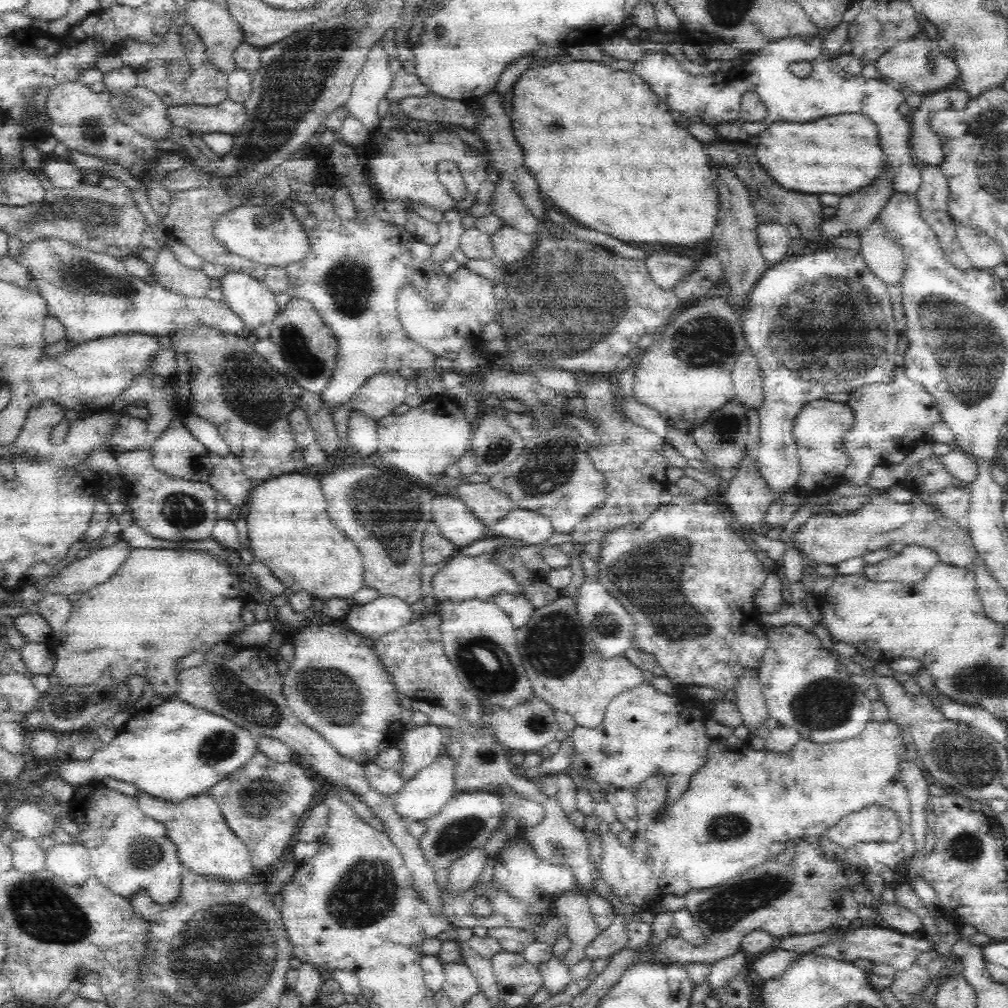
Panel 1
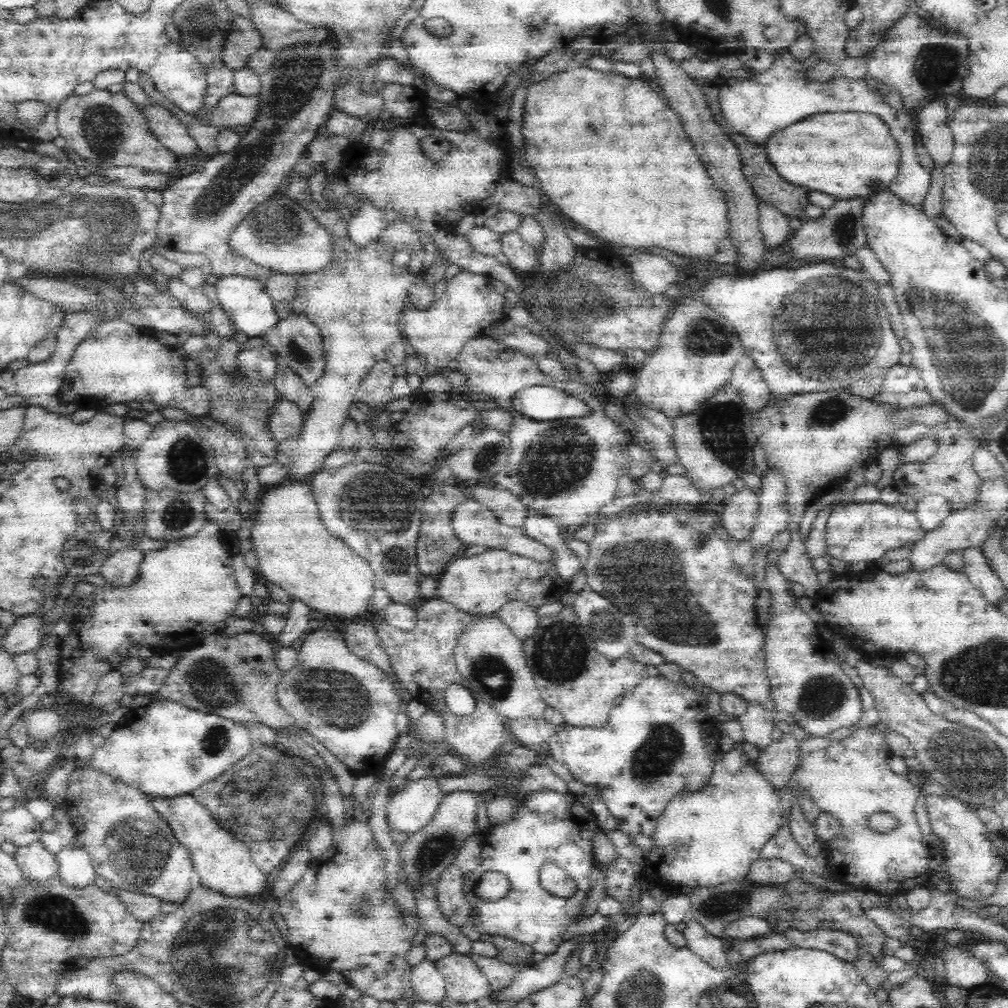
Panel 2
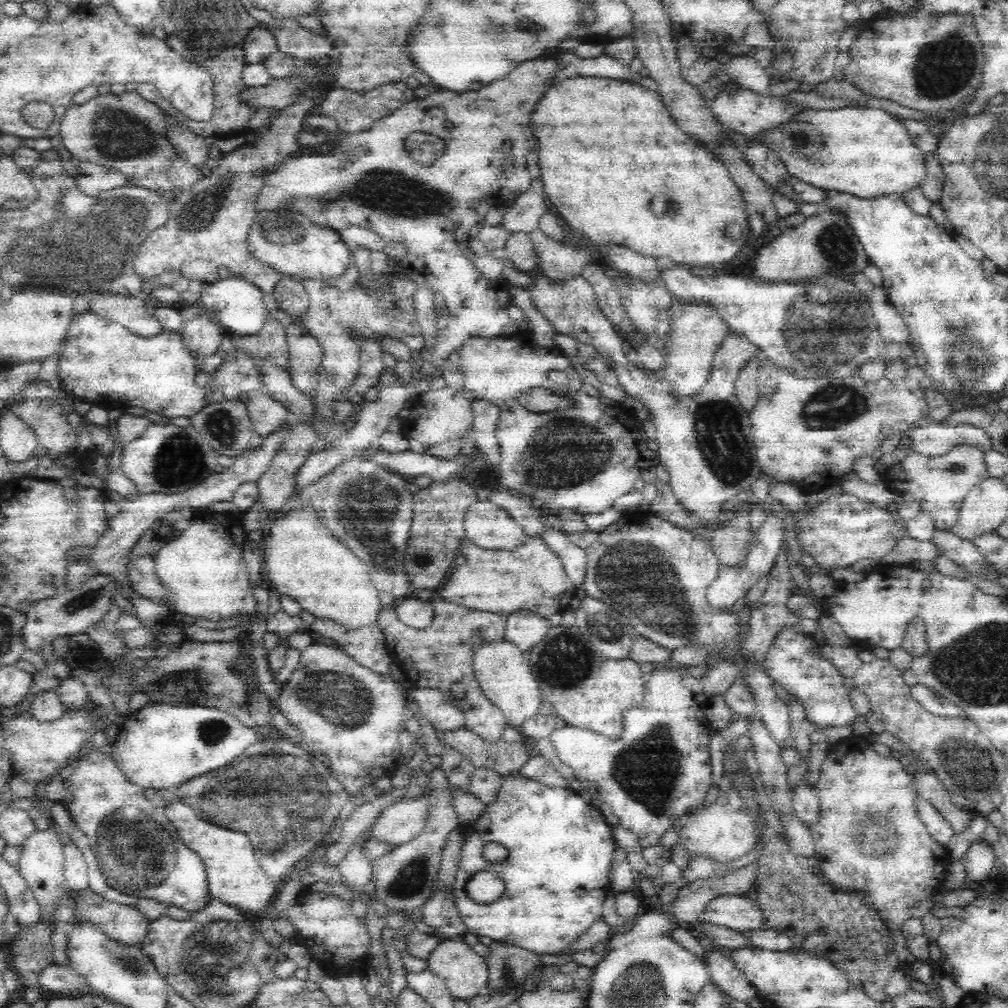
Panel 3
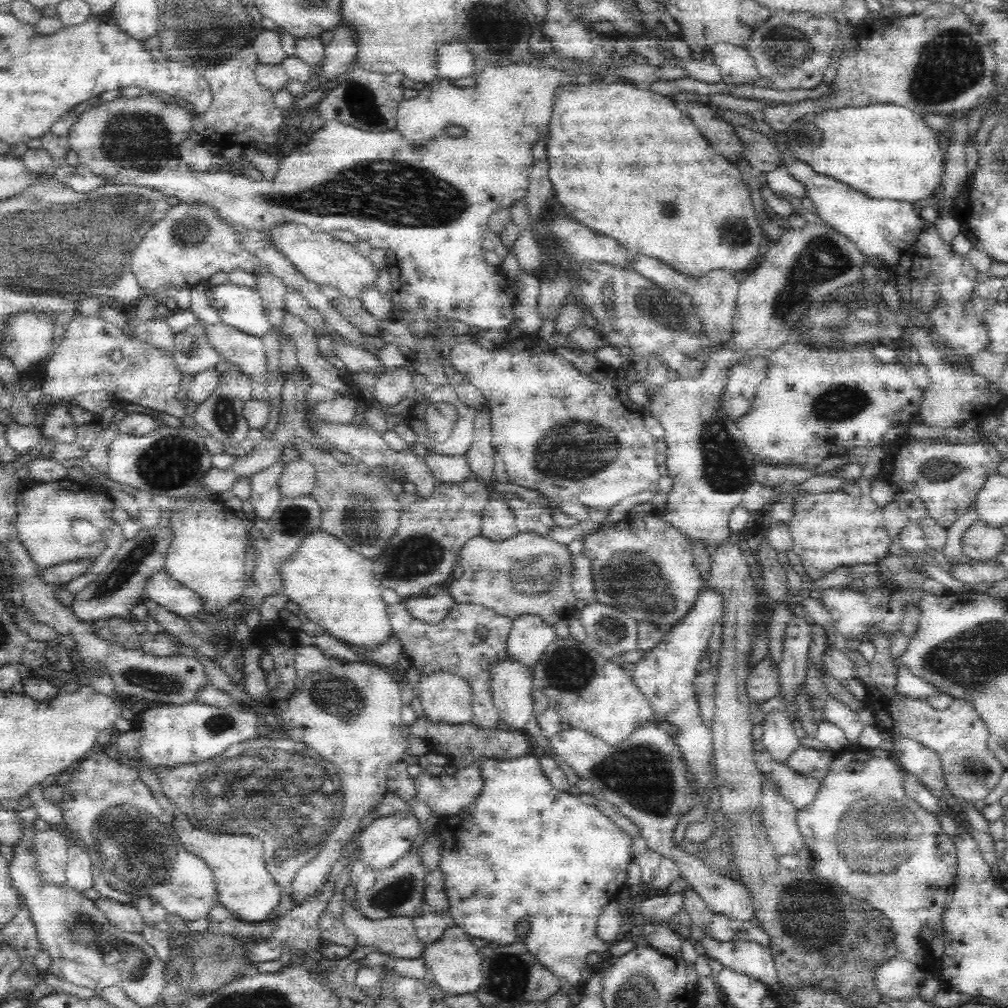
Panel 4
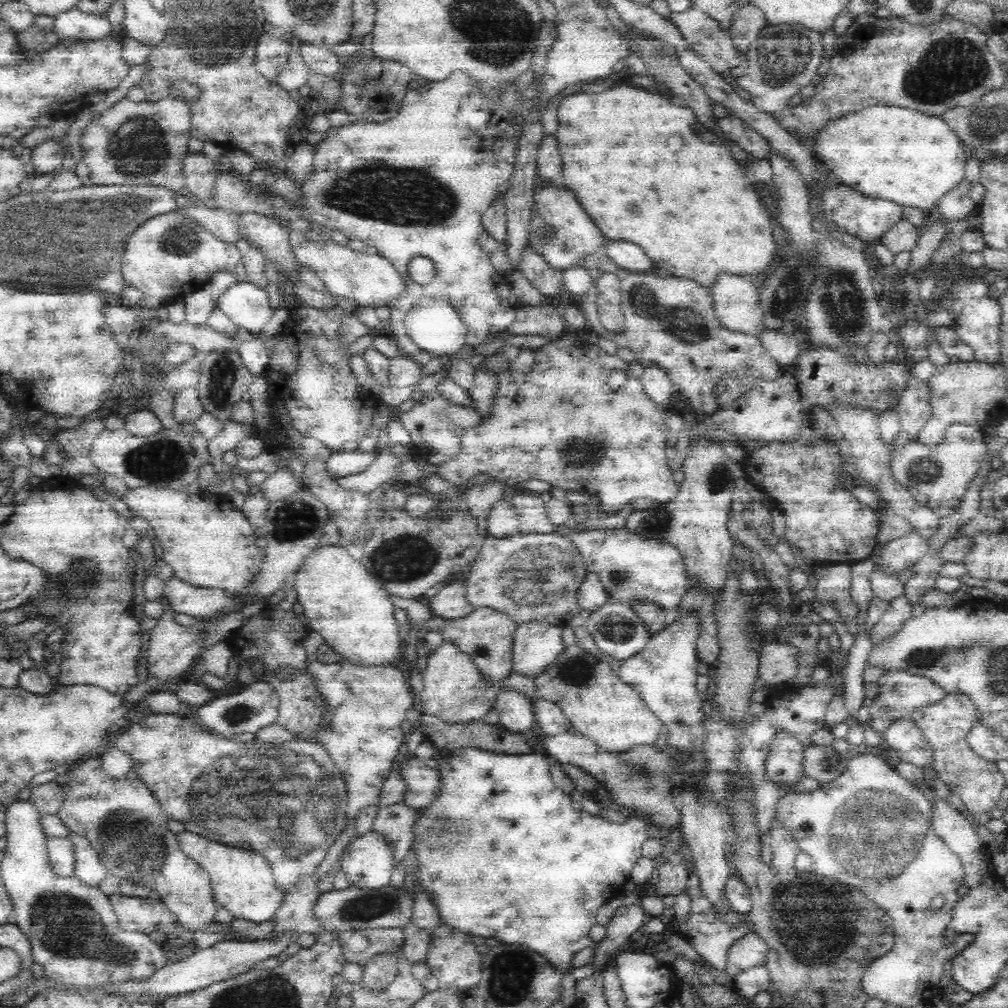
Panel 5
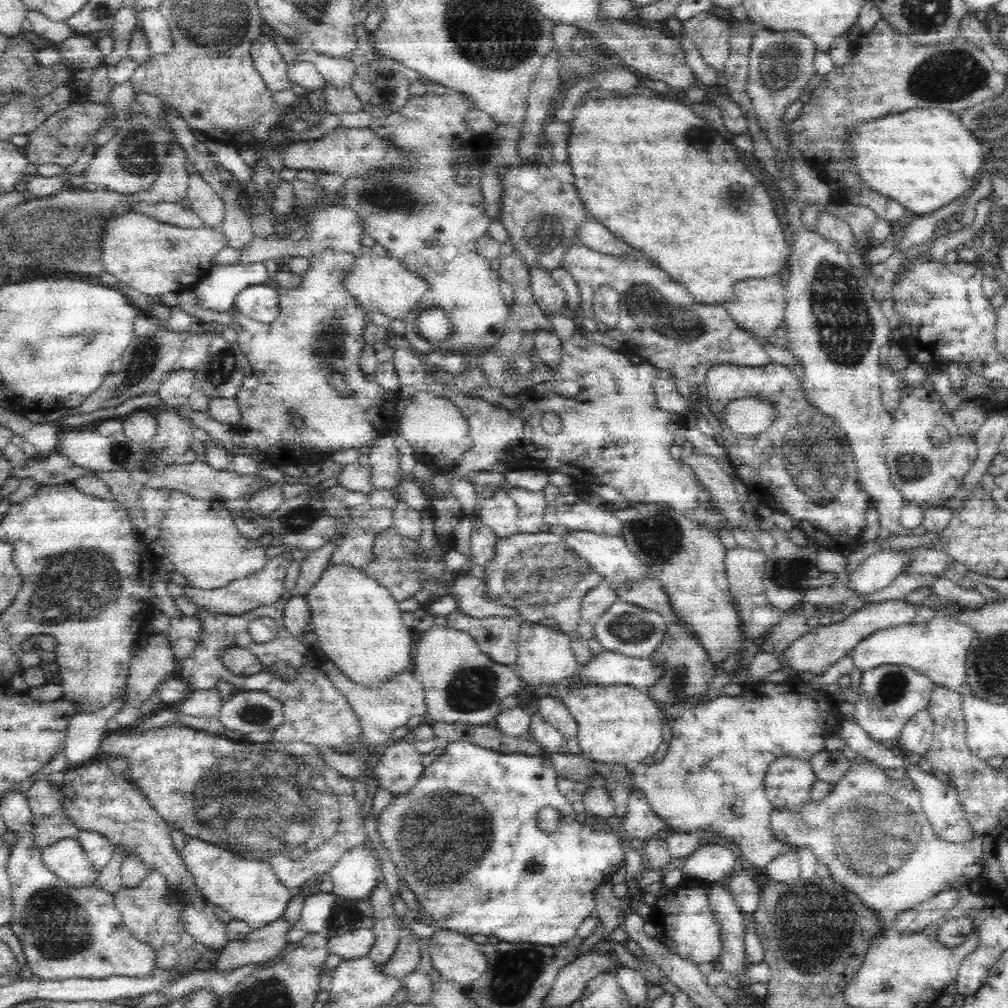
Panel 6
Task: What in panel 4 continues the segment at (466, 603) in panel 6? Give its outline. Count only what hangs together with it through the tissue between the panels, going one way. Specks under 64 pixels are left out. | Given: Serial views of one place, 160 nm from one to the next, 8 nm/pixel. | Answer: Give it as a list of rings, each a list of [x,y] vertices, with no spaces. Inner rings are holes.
[[[439,589],[433,596],[409,598],[404,602],[412,617],[428,624],[442,622],[458,606],[449,589]]]

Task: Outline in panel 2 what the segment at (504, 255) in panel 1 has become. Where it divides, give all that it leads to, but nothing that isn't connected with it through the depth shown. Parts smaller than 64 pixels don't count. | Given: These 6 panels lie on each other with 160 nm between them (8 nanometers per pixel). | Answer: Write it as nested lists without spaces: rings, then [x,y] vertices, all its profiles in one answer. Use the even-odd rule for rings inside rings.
[[[519,231],[501,235],[501,249],[510,261],[514,271],[528,273],[534,271],[539,262],[539,256],[532,246],[526,244]]]

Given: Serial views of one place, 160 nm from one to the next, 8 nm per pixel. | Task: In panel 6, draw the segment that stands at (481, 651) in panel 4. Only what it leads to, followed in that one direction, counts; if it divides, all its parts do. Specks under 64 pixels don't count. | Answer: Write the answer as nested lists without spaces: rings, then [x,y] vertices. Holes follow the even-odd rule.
[[[458,610],[447,616],[446,625],[467,632],[492,660],[513,665],[517,657],[519,628],[516,619],[478,618]]]

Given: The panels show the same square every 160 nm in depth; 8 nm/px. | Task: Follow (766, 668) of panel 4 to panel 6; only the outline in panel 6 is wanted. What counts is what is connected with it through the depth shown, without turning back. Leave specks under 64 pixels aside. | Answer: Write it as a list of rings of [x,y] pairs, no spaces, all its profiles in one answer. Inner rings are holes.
[[[885,597],[884,601],[865,604],[851,616],[844,617],[842,621],[828,625],[819,624],[817,627],[809,629],[804,636],[800,636],[790,645],[783,660],[798,672],[811,672],[812,674],[826,672],[833,664],[848,657],[850,650],[873,632],[914,624],[914,619],[919,611],[918,607],[928,608],[912,605],[906,600],[891,600],[888,597]]]

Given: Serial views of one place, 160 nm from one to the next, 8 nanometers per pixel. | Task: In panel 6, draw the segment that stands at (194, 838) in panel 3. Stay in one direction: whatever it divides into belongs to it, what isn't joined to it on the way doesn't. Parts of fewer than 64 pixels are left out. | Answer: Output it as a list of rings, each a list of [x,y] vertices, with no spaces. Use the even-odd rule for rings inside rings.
[[[192,839],[181,852],[181,859],[196,880],[196,889],[215,909],[220,908],[234,919],[246,922],[250,930],[263,929],[283,916],[294,891],[274,874],[266,861],[248,860],[217,844]]]

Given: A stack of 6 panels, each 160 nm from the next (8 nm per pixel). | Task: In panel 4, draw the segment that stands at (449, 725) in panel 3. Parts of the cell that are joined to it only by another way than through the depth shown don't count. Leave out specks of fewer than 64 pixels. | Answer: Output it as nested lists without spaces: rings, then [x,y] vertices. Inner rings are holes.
[[[436,670],[421,676],[417,687],[415,693],[420,695],[425,718],[451,725],[471,722],[473,690],[464,676],[449,670]]]

